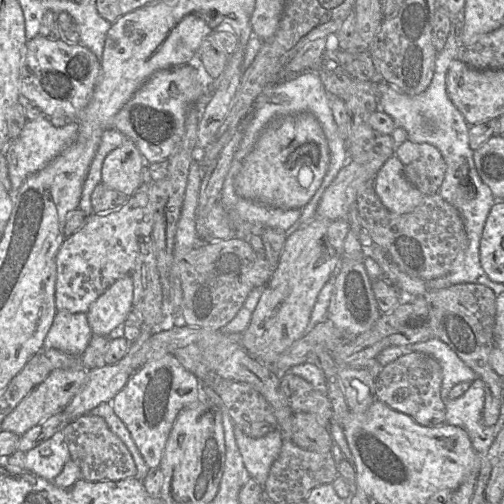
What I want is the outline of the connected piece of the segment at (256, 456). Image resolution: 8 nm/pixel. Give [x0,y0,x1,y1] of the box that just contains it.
[234,426,284,487]

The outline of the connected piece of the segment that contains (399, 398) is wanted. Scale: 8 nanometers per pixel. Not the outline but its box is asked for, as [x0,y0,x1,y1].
[375,352,446,427]

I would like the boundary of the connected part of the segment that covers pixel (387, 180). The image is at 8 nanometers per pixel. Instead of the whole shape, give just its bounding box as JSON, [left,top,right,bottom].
[373,154,424,215]

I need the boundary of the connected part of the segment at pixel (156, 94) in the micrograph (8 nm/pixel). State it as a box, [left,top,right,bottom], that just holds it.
[111,64,216,163]

